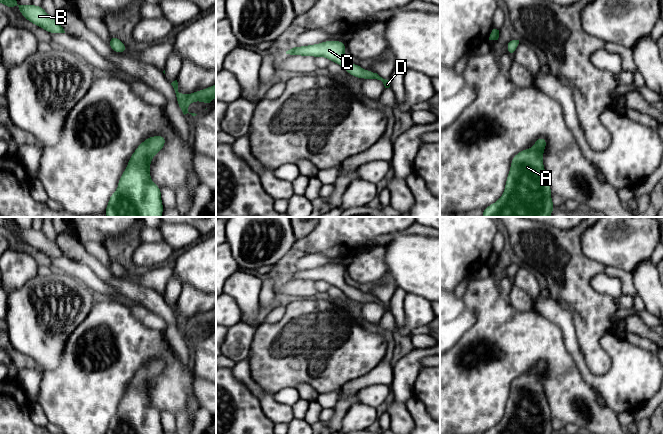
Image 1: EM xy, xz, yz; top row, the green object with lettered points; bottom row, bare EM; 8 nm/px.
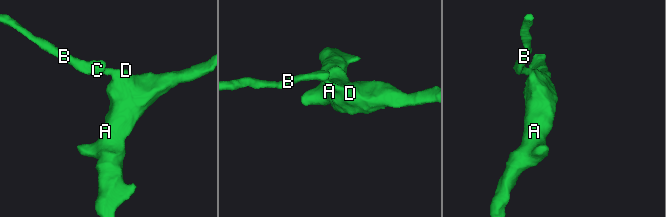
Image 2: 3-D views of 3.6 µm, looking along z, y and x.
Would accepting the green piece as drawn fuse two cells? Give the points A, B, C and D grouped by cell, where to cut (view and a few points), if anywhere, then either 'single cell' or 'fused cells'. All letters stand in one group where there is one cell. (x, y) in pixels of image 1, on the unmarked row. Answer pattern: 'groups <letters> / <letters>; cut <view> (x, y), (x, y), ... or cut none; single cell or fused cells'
groups A B C D; cut none; single cell

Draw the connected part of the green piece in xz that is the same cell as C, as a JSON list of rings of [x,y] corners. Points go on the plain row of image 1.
[[[329,264],[319,268],[313,268],[308,270],[293,270],[290,274],[286,275],[286,278],[326,281],[329,284],[336,286],[337,288],[342,290],[350,299],[356,302],[381,304],[385,312],[390,311],[389,304],[383,303],[373,295],[365,294],[362,291],[347,285],[344,279],[345,272],[346,268],[344,266]]]

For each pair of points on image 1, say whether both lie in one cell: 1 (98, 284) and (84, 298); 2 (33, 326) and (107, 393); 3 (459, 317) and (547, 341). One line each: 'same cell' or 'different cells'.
1: different cells
2: different cells
3: different cells

